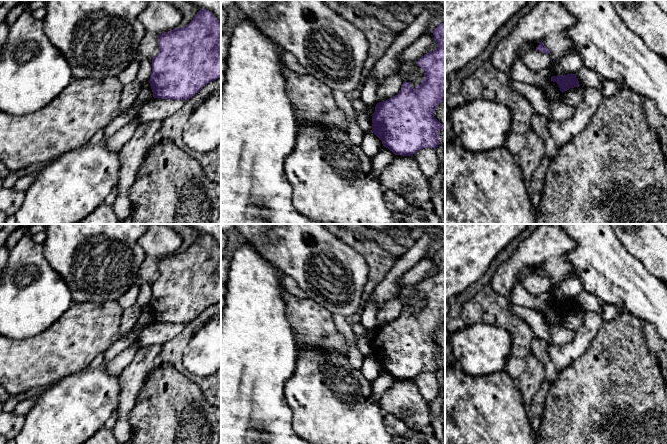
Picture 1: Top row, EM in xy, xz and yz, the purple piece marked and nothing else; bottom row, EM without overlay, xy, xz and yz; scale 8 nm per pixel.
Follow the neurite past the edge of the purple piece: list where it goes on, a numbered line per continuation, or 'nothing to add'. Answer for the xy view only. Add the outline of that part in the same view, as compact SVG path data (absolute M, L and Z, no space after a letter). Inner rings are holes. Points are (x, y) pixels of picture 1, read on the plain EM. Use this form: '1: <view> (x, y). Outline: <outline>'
nothing to add

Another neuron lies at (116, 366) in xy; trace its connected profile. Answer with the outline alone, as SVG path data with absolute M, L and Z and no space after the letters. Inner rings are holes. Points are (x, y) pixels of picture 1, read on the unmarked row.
M137 341L133 342L126 349L120 352L114 359L111 361L105 362L103 365L105 369L111 375L118 375L125 370L125 368L131 363L134 359L136 352L140 349L140 346Z

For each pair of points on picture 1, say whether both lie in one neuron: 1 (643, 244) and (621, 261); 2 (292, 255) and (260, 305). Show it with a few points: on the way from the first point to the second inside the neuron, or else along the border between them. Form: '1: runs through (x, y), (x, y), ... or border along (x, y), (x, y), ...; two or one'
1: border along (616, 234), (622, 245), (646, 270); two
2: border along (263, 257), (284, 274); two

